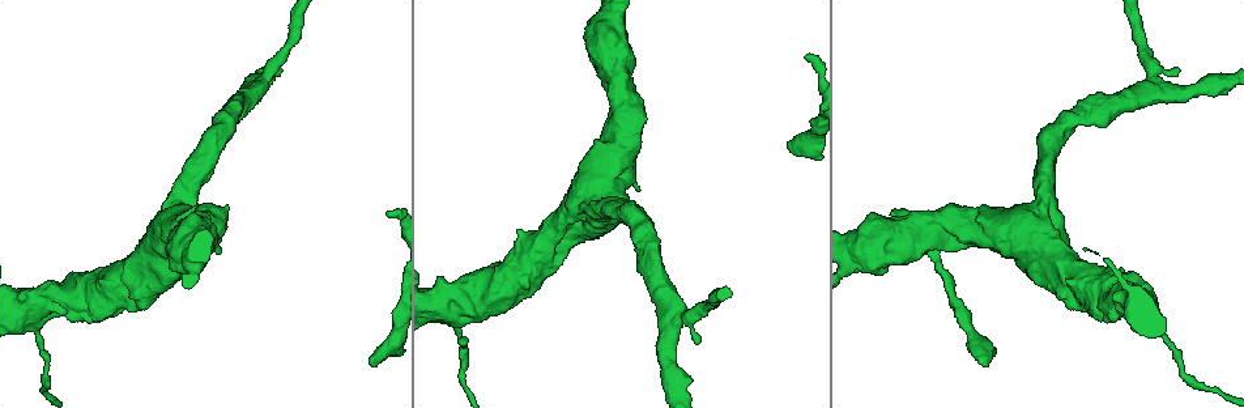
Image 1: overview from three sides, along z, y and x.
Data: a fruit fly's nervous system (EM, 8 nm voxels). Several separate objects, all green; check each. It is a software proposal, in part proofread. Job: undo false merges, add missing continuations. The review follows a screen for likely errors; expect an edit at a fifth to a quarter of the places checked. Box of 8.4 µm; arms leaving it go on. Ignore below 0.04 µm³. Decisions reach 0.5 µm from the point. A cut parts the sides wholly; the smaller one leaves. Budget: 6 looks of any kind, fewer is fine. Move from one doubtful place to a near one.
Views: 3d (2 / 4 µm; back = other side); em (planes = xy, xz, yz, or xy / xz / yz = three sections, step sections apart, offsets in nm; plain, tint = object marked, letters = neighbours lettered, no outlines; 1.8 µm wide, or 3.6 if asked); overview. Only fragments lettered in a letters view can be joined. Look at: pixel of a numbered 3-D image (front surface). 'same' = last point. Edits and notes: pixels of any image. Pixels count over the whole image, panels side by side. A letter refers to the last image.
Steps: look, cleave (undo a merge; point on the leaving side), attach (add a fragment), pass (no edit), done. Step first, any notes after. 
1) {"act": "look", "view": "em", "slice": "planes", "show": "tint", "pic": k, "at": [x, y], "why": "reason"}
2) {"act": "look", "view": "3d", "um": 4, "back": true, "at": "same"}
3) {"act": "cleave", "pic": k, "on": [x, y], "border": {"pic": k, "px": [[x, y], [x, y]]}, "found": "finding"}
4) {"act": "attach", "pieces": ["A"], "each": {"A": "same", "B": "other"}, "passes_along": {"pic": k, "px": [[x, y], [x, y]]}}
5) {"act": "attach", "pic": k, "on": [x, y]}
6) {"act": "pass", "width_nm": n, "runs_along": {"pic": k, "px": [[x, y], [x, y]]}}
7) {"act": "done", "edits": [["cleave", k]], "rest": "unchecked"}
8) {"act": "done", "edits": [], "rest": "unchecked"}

{"act": "look", "view": "em", "slice": "xy", "step": 4, "show": "letters", "pic": 1, "at": [807, 57], "why": "thin end"}

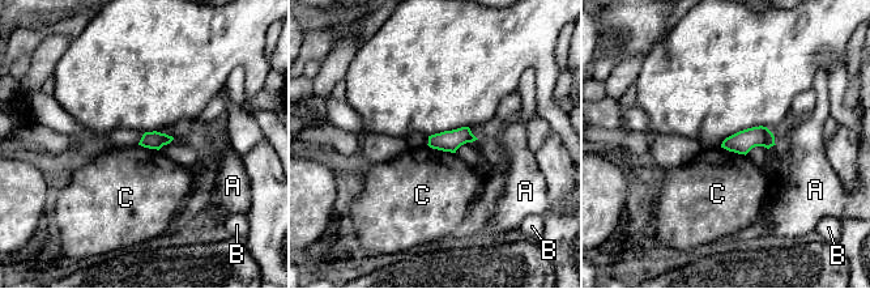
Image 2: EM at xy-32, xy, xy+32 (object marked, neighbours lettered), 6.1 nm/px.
{"act": "look", "view": "em", "slice": "planes", "show": "letters", "at": "same"}

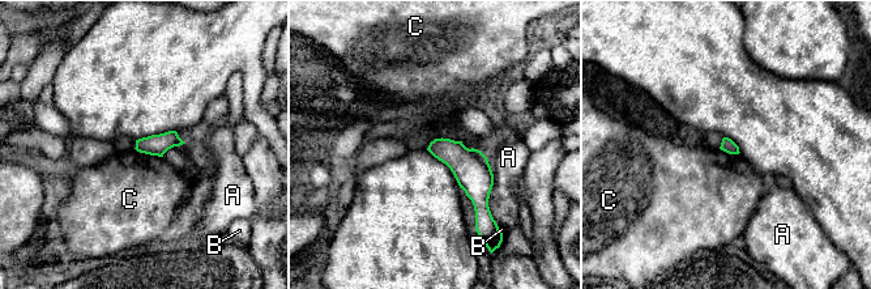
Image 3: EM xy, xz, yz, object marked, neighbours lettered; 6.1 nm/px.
{"act": "pass", "longest_contact_nm": ["A", 380], "each": {"A": "other", "B": "other", "C": "other"}, "border": {"pic": 3, "px": [[135, 148], [142, 153], [162, 157]]}, "found": "no lettered fragment goes on from it"}

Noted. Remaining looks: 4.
{"act": "look", "view": "em", "um": 3.6, "slice": "planes", "show": "letters", "pic": 1, "at": [374, 366], "why": "end of a long branch"}

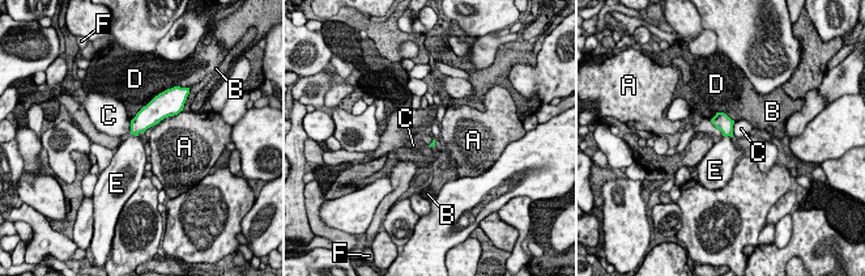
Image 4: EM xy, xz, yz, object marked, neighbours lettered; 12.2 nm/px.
{"act": "attach", "pieces": ["E"], "longest_contact_nm": ["D", 460], "each": {"A": "other", "B": "other", "C": "other", "D": "other", "E": "same", "F": "other"}, "found": "it goes on there"}

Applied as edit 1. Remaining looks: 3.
{"act": "look", "view": "em", "um": 3.6, "slice": "xy", "step": 4, "show": "tint", "pic": 1, "at": [1045, 215], "why": "sudden change in width"}

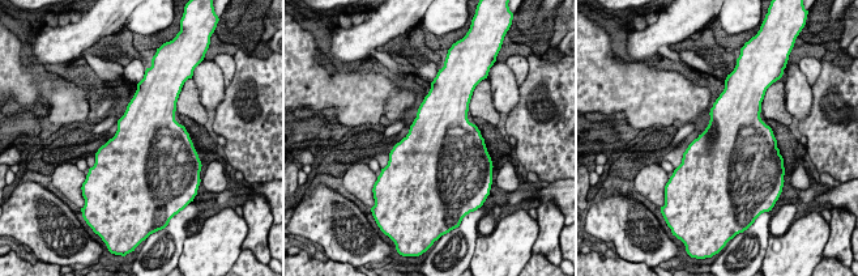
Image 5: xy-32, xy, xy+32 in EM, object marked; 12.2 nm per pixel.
{"act": "look", "view": "em", "um": 3.6, "slice": "xz", "step": 8, "show": "letters", "at": "same", "why": "cut it another way"}

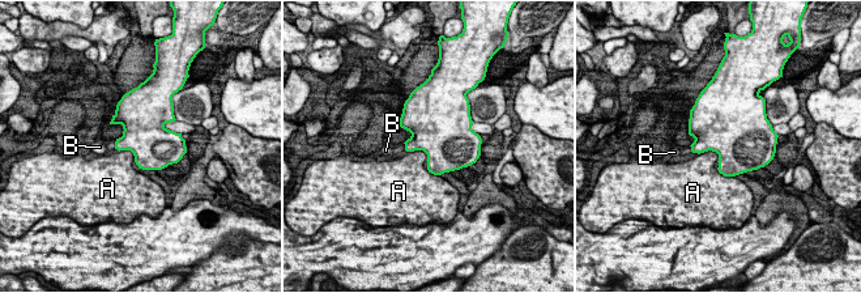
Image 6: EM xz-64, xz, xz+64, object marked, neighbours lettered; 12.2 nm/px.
{"act": "pass", "each": {"A": "other", "B": "other"}, "border": {"pic": 6, "px": [[698, 155], [714, 151], [719, 160]]}, "found": "continuous, no second cell"}

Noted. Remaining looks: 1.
{"act": "done", "edits": [["attach", 4]], "rest": "unchecked"}

